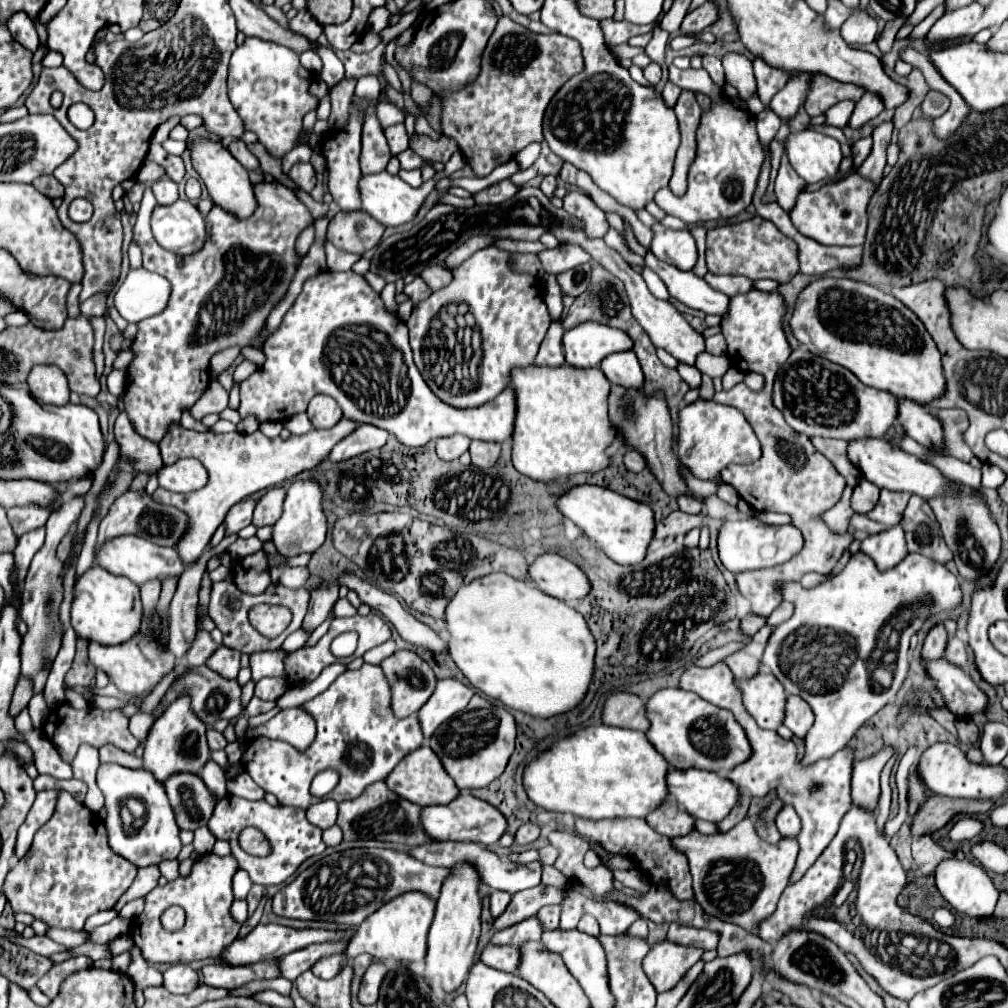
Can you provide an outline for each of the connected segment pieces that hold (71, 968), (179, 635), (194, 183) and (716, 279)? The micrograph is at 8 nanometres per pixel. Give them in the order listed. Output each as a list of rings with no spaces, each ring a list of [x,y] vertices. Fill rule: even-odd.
[[[78,956],[78,958],[70,958],[70,960],[66,960],[66,962],[60,962],[60,964],[56,964],[46,976],[42,976],[42,980],[38,982],[38,988],[40,988],[50,1000],[54,1000],[54,998],[58,996],[58,992],[60,992],[62,982],[64,982],[70,974],[74,974],[74,972],[78,972],[78,970],[84,970],[84,968],[90,968],[90,966],[92,966],[92,960],[90,960],[88,956]]]
[[[238,535],[225,536],[224,539],[210,550],[206,548],[202,554],[202,560],[194,564],[194,568],[186,568],[184,574],[178,580],[176,594],[170,602],[170,652],[182,660],[186,654],[186,648],[190,648],[190,640],[194,640],[196,626],[196,606],[198,606],[198,588],[200,580],[206,568],[206,562],[214,556],[228,549],[238,539]]]
[[[190,178],[185,185],[185,193],[190,201],[197,201],[202,193],[201,183],[199,180]]]
[[[706,274],[704,278],[714,290],[726,294],[726,296],[736,296],[736,294],[746,294],[754,290],[754,280],[748,280],[744,276],[719,276],[716,274]]]

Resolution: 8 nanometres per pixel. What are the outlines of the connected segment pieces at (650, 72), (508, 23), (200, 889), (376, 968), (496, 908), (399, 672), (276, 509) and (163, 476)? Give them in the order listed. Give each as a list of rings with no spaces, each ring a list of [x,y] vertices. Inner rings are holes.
[[[656,62],[648,64],[648,66],[644,68],[644,78],[646,78],[652,86],[656,86],[656,84],[660,82],[660,78],[662,78],[662,68],[660,68]]]
[[[502,16],[482,56],[482,72],[478,80],[470,88],[454,92],[454,96],[442,96],[442,132],[458,142],[462,154],[478,176],[488,176],[498,164],[512,160],[514,154],[520,152],[520,140],[524,140],[524,148],[530,142],[542,142],[542,120],[548,102],[562,88],[562,84],[582,72],[582,68],[582,48],[576,40],[562,34],[534,34],[512,22],[508,16]]]
[[[216,854],[200,856],[198,862],[192,866],[188,878],[176,878],[166,886],[154,888],[146,896],[144,912],[132,920],[130,934],[136,946],[140,946],[142,956],[146,962],[182,962],[190,964],[194,960],[206,960],[220,956],[238,936],[240,924],[230,916],[232,896],[232,876],[238,870],[238,862],[234,856],[220,858]],[[168,906],[182,906],[186,912],[186,924],[182,930],[168,932],[160,924],[160,914]]]
[[[376,962],[366,970],[364,980],[362,980],[362,988],[358,994],[362,1004],[376,1004],[378,992],[380,992],[380,986],[382,986],[382,980],[386,974],[388,974],[388,966],[384,962]]]
[[[494,890],[494,892],[490,894],[490,912],[492,912],[492,916],[494,916],[494,918],[500,916],[500,914],[506,910],[506,906],[510,904],[510,900],[512,900],[512,894],[510,894],[510,892]]]
[[[398,650],[380,668],[392,690],[392,710],[396,718],[416,714],[432,696],[436,676],[432,668],[412,650]]]
[[[272,488],[268,490],[254,508],[254,526],[266,526],[266,524],[274,524],[280,516],[282,516],[282,504],[286,498],[286,488]]]
[[[182,458],[158,470],[158,484],[170,492],[194,492],[206,486],[208,472],[200,460]]]

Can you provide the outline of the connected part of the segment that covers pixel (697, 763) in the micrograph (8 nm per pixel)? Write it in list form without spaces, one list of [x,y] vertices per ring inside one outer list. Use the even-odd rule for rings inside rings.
[[[682,688],[658,690],[648,700],[646,714],[650,720],[650,730],[646,736],[654,744],[654,748],[658,748],[658,752],[662,752],[662,756],[670,762],[672,768],[682,768],[682,770],[684,768],[700,768],[700,770],[708,770],[708,772],[716,772],[716,774],[726,776],[734,766],[744,764],[752,756],[750,740],[730,710],[714,706],[714,704],[706,702],[704,698],[698,698],[696,694],[686,692]]]

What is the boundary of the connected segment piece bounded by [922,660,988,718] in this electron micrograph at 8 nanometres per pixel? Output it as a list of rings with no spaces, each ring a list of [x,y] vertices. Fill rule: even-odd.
[[[948,660],[922,662],[922,666],[934,678],[936,688],[940,688],[946,708],[950,708],[956,716],[968,718],[986,712],[988,696],[972,682],[972,678],[962,668],[950,664]]]

